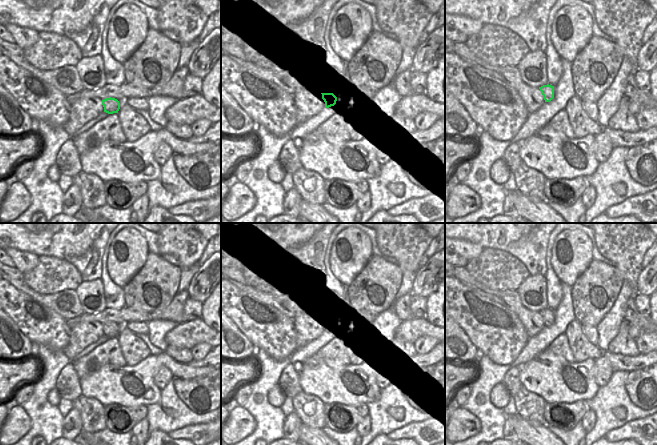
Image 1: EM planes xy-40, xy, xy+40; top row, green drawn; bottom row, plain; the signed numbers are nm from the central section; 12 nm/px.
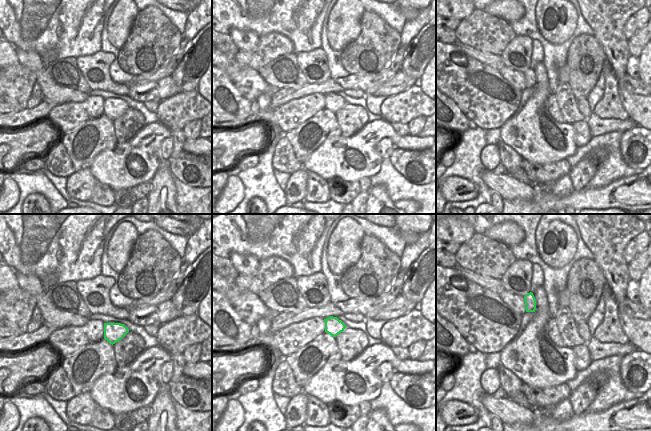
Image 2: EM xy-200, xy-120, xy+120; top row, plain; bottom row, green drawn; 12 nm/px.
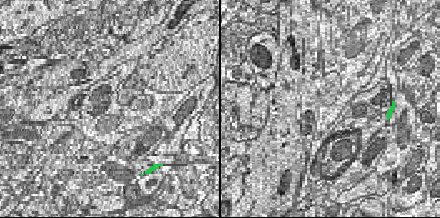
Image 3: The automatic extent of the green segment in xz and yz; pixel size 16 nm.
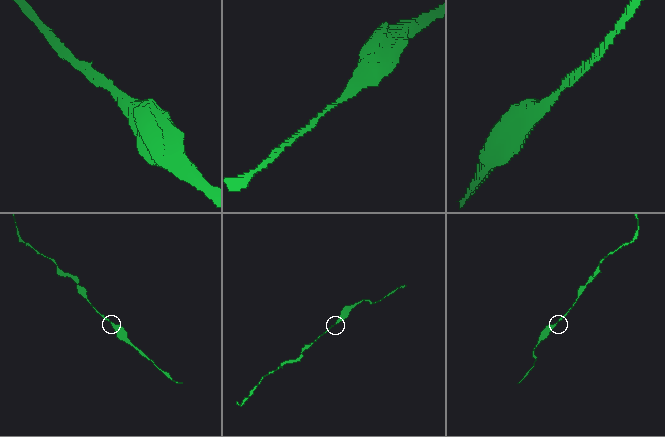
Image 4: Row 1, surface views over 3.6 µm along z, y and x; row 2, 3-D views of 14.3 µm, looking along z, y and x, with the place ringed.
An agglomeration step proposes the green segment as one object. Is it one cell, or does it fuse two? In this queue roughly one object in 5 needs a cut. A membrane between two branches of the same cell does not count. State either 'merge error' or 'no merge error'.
no merge error

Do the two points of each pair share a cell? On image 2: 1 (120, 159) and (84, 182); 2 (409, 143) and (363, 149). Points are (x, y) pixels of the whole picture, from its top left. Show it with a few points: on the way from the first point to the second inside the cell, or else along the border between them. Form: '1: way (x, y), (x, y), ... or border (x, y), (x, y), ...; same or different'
1: border (88, 168), (97, 180); different
2: way (398, 141), (391, 134), (382, 134), (374, 140); same

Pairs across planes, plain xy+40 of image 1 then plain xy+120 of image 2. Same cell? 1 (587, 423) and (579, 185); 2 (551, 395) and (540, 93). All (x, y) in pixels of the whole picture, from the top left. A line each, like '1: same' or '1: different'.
1: same
2: same

